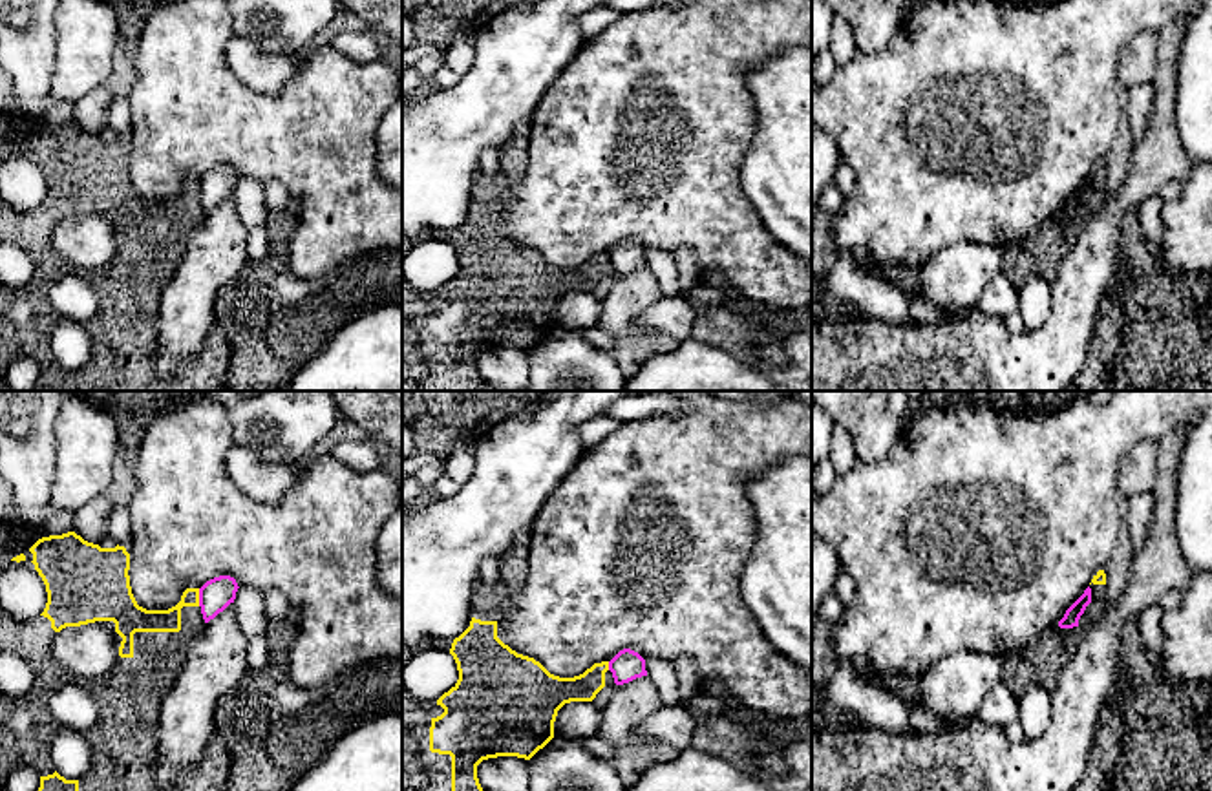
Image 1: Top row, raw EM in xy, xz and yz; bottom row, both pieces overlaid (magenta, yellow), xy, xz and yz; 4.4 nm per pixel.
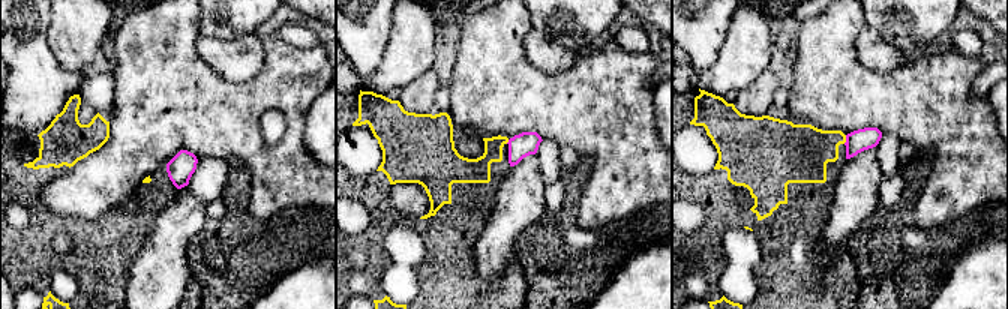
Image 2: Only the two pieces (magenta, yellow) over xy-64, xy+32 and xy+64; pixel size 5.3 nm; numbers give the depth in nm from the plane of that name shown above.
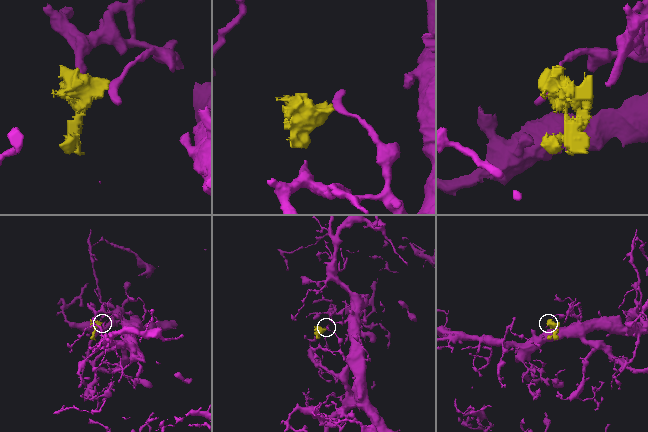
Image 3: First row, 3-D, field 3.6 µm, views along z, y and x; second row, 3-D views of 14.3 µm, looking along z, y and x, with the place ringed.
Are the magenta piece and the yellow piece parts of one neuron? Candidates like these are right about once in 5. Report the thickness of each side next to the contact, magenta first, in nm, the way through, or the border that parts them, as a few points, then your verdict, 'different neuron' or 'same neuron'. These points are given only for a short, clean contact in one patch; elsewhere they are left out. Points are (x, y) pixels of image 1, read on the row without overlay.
140 nm thick on the magenta side, 100 nm on the other; border along xy (198, 179), (200, 196); different neuron

